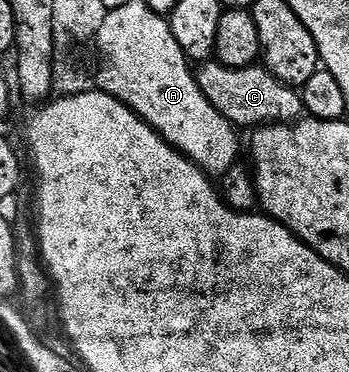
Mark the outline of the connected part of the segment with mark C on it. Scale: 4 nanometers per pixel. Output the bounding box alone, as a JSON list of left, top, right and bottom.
[195,61,306,129]

